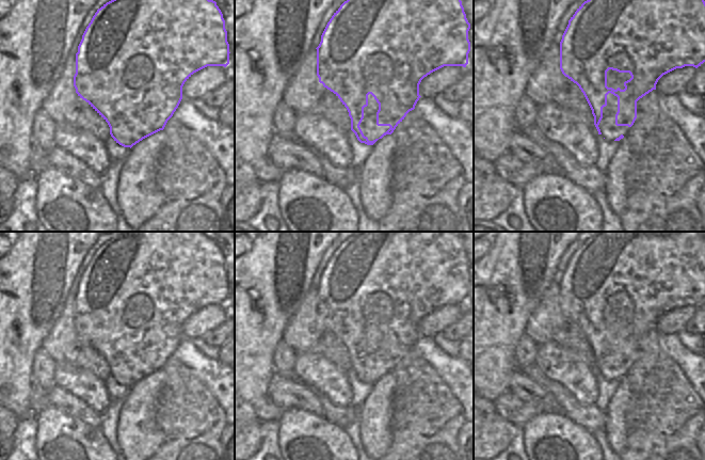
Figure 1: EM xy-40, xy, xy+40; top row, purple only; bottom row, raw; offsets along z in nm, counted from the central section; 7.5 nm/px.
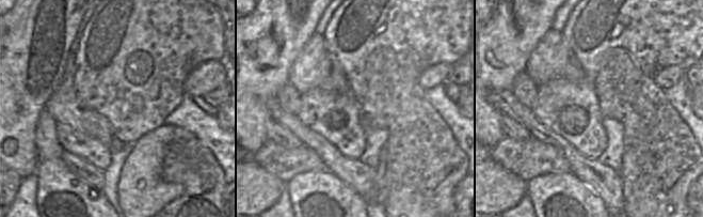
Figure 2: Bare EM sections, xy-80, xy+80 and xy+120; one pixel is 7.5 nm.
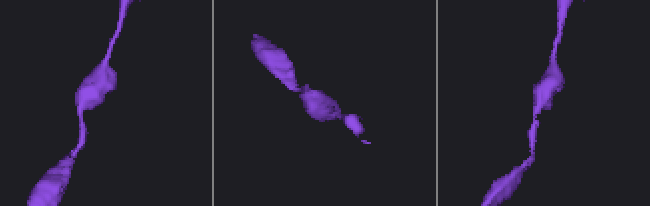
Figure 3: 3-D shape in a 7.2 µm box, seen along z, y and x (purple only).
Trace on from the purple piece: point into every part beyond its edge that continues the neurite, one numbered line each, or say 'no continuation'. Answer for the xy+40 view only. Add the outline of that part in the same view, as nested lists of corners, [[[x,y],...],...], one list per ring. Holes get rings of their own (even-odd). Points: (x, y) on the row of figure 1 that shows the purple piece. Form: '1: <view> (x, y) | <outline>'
no continuation

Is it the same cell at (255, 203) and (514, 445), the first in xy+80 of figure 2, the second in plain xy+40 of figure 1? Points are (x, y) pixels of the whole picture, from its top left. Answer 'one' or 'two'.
two

